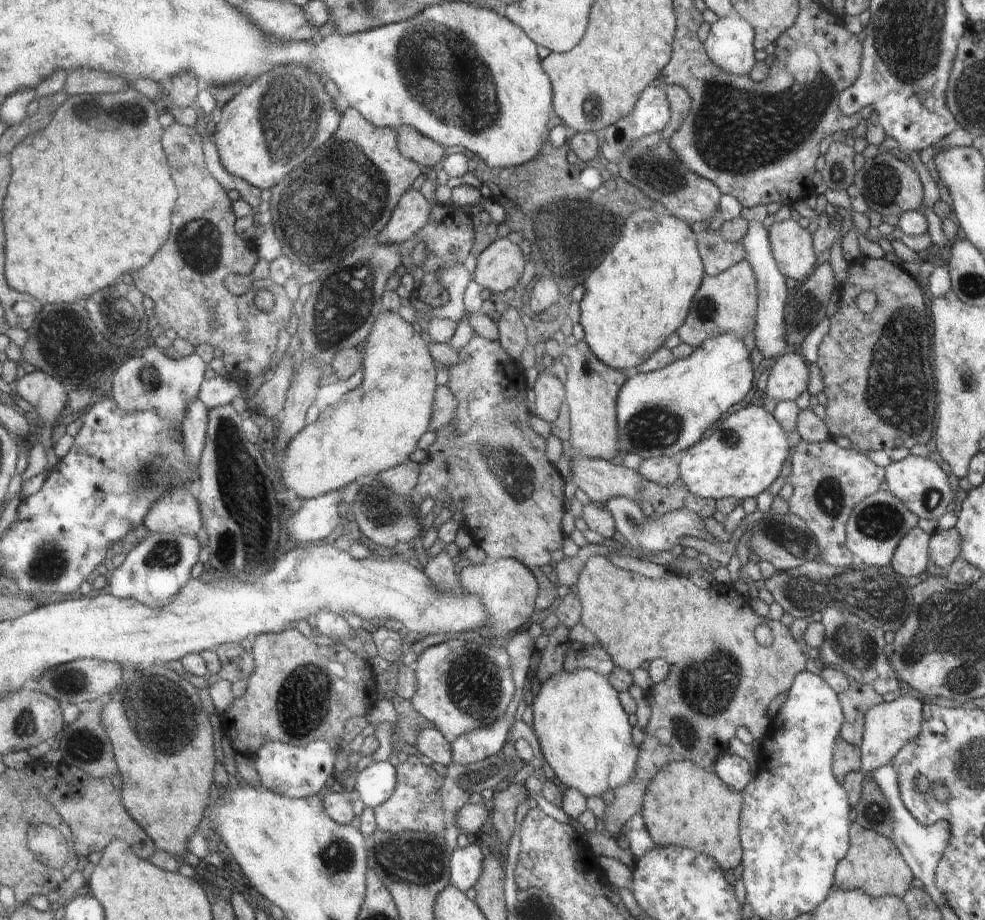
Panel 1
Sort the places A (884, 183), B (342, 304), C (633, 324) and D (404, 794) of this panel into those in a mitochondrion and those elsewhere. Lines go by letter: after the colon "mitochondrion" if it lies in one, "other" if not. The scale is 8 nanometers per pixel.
A: mitochondrion
B: mitochondrion
C: other
D: other

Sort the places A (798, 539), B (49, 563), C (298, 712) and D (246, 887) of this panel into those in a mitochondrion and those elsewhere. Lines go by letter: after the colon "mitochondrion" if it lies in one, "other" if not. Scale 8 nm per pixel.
A: mitochondrion
B: mitochondrion
C: mitochondrion
D: other

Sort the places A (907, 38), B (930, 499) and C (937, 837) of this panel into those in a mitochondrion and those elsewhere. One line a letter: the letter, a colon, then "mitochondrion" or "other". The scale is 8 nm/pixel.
A: mitochondrion
B: mitochondrion
C: other

